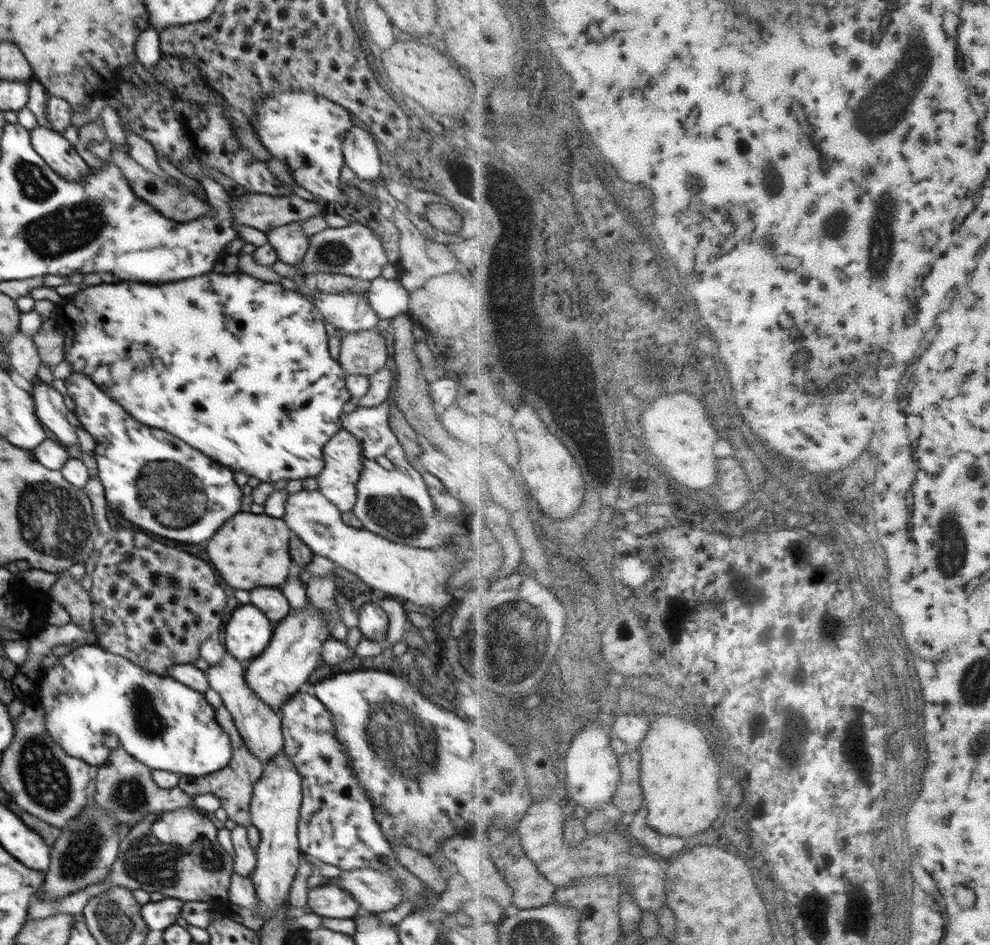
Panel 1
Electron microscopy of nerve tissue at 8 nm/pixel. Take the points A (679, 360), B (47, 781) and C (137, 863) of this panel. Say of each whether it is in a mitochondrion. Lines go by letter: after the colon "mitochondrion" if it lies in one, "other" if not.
A: mitochondrion
B: mitochondrion
C: mitochondrion

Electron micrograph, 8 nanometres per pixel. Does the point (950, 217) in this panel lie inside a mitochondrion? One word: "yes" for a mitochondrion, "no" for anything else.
no

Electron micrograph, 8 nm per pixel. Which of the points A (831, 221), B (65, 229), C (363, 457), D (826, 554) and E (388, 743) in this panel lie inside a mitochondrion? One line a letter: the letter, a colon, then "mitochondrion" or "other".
A: mitochondrion
B: mitochondrion
C: other
D: mitochondrion
E: mitochondrion

